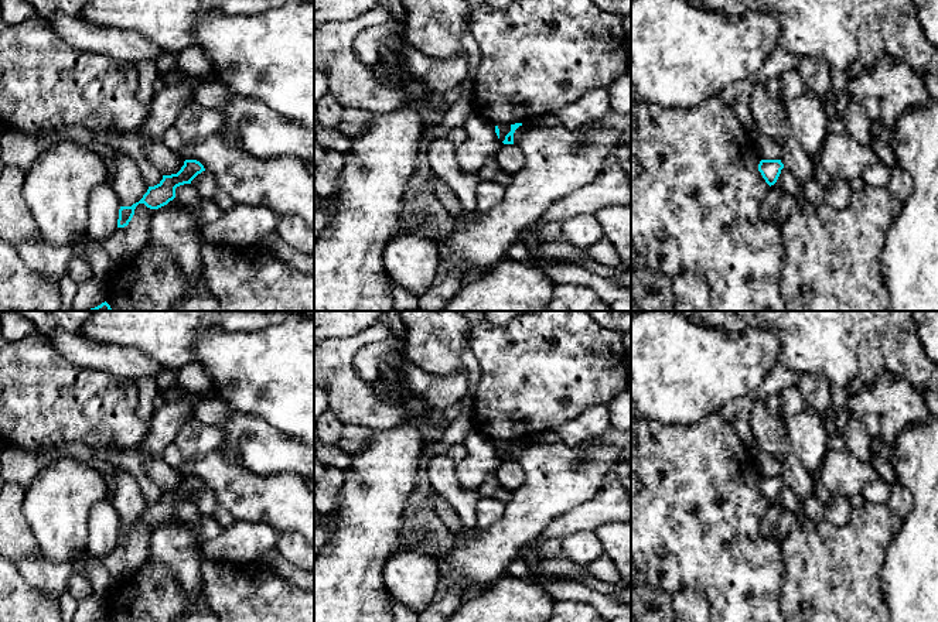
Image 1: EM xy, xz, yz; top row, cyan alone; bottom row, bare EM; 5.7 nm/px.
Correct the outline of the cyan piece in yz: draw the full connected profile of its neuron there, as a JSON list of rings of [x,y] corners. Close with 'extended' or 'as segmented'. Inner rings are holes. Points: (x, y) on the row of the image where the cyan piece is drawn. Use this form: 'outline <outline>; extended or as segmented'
outline [[[761,160],[758,164],[758,171],[770,187],[777,182],[782,168],[781,160]]]; as segmented

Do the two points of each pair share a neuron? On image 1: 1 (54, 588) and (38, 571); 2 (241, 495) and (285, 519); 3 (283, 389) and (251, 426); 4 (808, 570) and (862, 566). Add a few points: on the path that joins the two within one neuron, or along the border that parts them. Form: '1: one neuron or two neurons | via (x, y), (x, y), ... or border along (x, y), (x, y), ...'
1: one neuron | via (51, 584), (43, 576)
2: one neuron | via (252, 498), (263, 498), (273, 508)
3: two neurons | border along (234, 409), (256, 414), (287, 436)
4: one neuron | via (821, 570), (849, 566)

